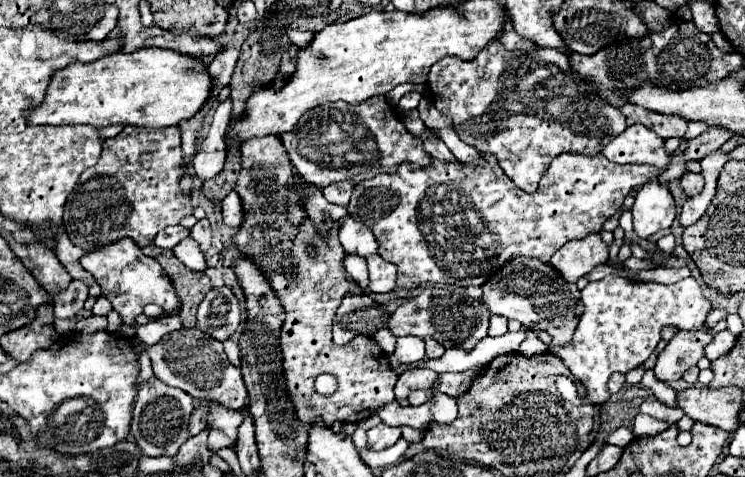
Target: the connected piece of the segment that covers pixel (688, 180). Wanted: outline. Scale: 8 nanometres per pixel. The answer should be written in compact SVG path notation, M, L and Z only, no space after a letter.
M686 171L686 173L682 175L680 183L682 183L682 189L684 189L684 193L686 193L688 197L694 197L694 195L702 193L702 189L704 189L704 177L702 177L700 173L690 173L690 171Z

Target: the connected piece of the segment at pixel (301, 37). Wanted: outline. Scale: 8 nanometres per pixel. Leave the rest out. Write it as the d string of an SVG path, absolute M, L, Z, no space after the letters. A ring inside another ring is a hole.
M286 27L285 30L288 37L290 37L290 41L292 41L294 45L298 45L298 47L306 47L306 45L312 41L312 37L314 37L312 31L297 31L289 27Z

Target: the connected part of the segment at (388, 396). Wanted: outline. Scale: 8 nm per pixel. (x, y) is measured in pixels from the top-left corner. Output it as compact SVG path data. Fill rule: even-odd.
M252 137L252 141L244 141L244 145L240 145L240 153L244 175L238 175L236 193L242 197L246 219L234 237L234 243L240 253L254 259L254 263L264 269L264 275L280 301L284 305L292 305L288 307L286 321L282 325L280 347L284 355L286 385L292 403L296 405L296 415L302 423L308 424L320 416L328 427L334 421L364 421L394 401L394 385L398 375L390 369L388 355L370 337L354 337L348 345L336 345L332 341L332 321L344 293L362 293L356 283L346 279L346 271L342 267L346 253L338 241L338 225L324 239L316 233L310 219L306 219L300 229L286 221L286 185L290 185L296 193L300 189L294 185L290 159L278 137ZM310 243L316 245L316 257L306 253ZM322 373L332 373L338 379L338 391L330 397L314 391L314 379Z

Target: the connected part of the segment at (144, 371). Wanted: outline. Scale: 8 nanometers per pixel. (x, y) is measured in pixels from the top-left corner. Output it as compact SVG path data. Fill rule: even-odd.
M142 353L140 355L140 375L138 375L138 387L148 379L148 377L152 377L154 373L152 373L152 365L150 365L150 357L146 355L146 353Z

